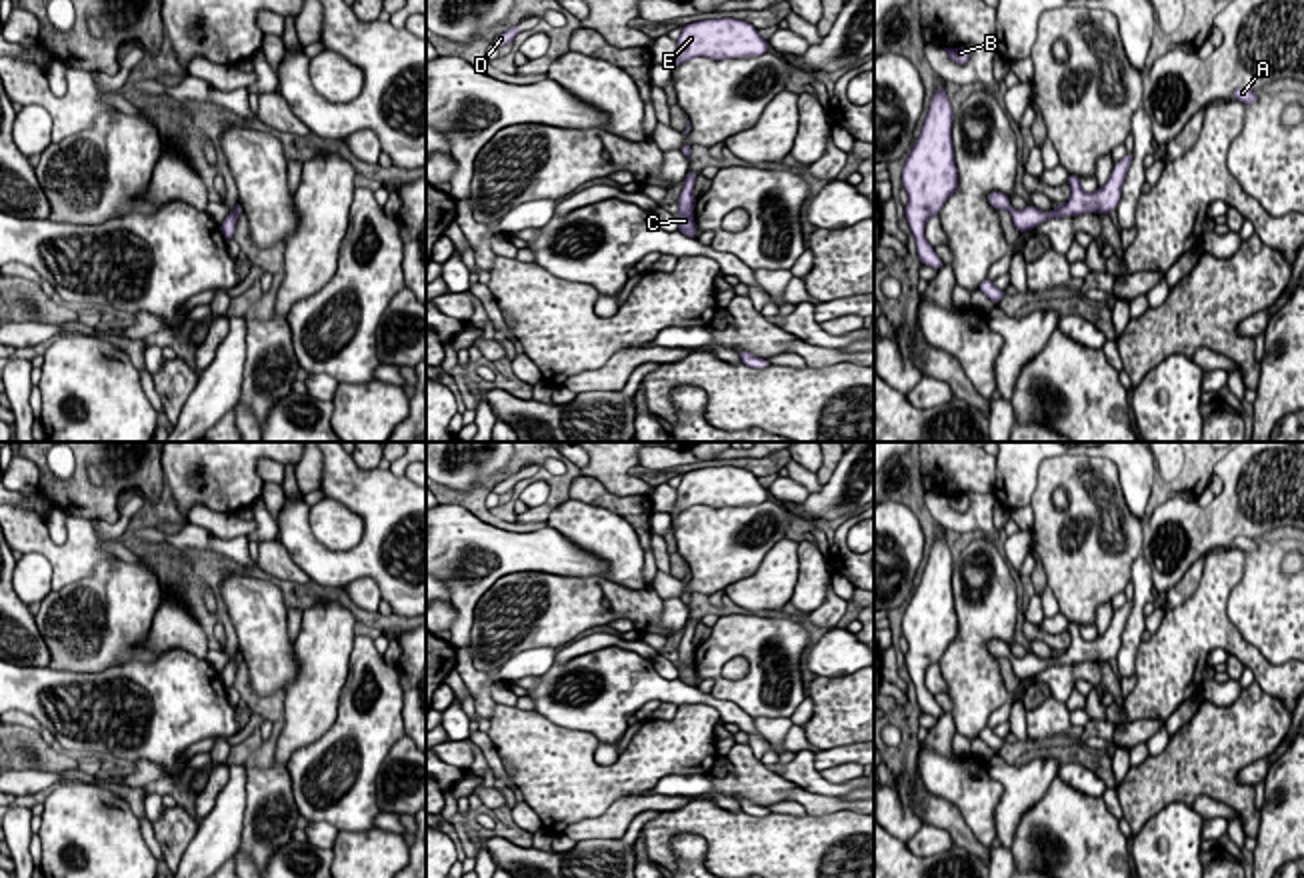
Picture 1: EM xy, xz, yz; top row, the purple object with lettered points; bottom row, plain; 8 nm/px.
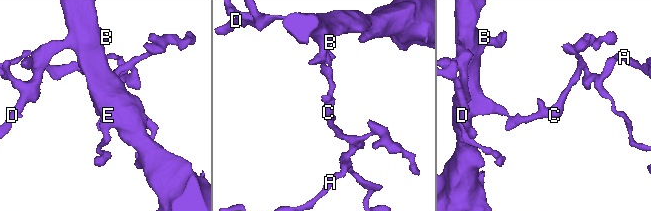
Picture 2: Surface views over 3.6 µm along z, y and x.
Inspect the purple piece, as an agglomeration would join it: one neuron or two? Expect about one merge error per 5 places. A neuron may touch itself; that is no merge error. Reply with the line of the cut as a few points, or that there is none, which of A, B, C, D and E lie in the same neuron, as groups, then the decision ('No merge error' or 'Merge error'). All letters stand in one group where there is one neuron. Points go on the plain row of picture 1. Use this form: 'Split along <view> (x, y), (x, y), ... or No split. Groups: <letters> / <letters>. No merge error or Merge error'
No split. Groups: A B C D E. No merge error

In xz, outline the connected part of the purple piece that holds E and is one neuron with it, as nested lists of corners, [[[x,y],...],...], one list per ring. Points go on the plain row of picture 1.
[[[712,466],[686,472],[676,494],[672,518],[696,504],[726,508],[768,500],[768,488],[758,482],[758,476],[738,466]]]

